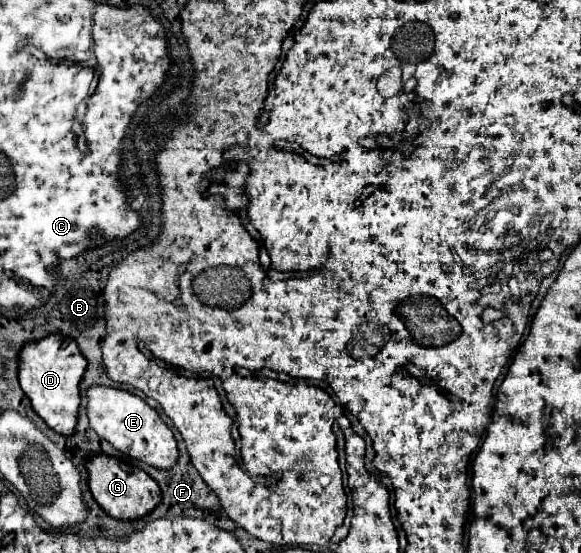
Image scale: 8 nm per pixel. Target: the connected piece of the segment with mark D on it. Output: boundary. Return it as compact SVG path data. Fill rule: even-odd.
M46 337L42 341L24 345L20 353L20 387L30 399L32 409L50 429L60 435L72 435L78 423L80 407L80 379L86 369L86 359L80 353L76 341L68 337Z

